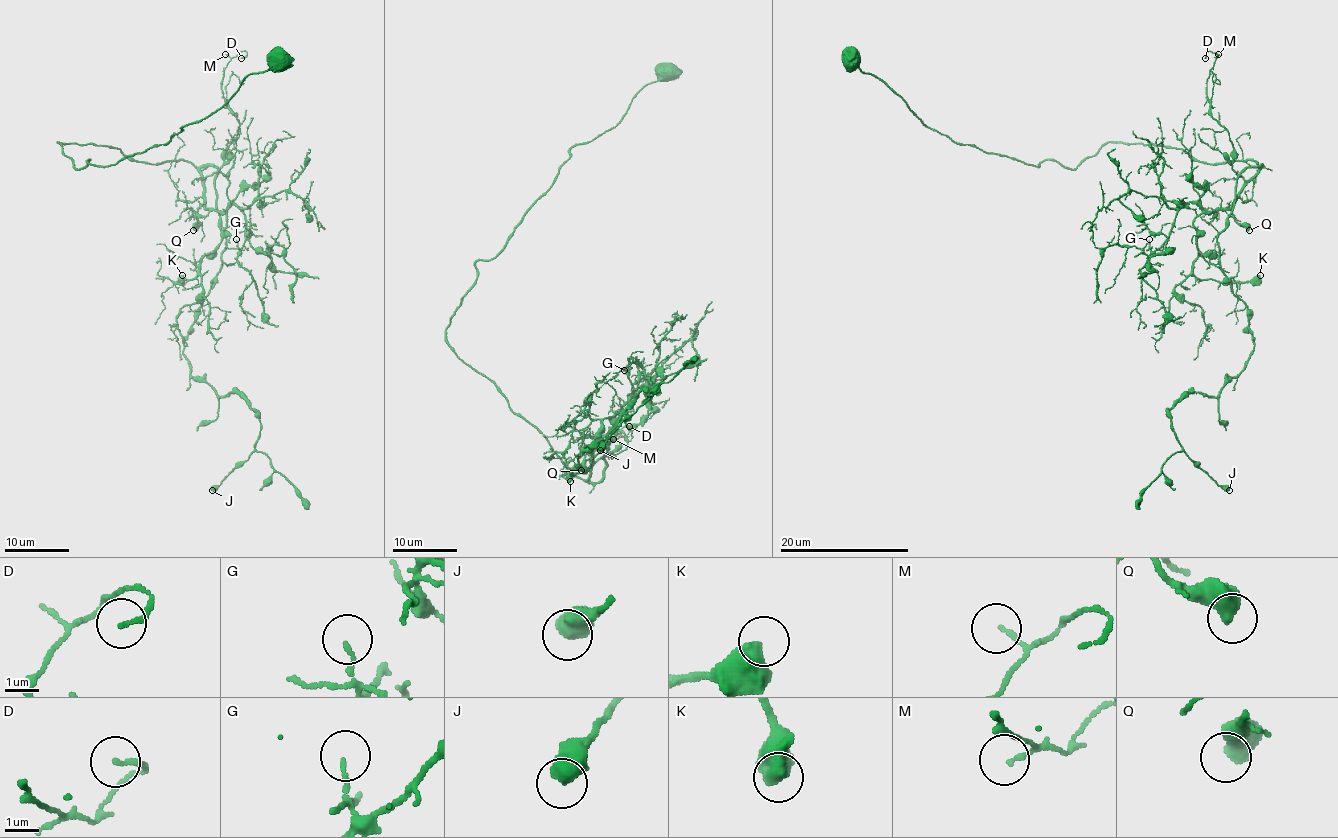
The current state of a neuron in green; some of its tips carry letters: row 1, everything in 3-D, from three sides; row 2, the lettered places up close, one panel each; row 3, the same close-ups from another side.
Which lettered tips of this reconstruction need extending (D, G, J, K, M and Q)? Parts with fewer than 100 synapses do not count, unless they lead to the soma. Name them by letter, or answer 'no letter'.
no letter

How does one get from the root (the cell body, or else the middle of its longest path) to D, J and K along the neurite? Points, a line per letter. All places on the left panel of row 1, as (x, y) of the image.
D: (278, 59), (116, 164), (77, 169), (58, 143), (186, 161), (204, 180), (240, 127), (222, 79), (241, 58)
J: (278, 59), (116, 164), (77, 169), (58, 143), (214, 177), (222, 268), (183, 355), (260, 432), (212, 490)
K: (278, 59), (116, 164), (77, 169), (58, 143), (196, 169), (203, 204), (227, 222), (182, 275)

